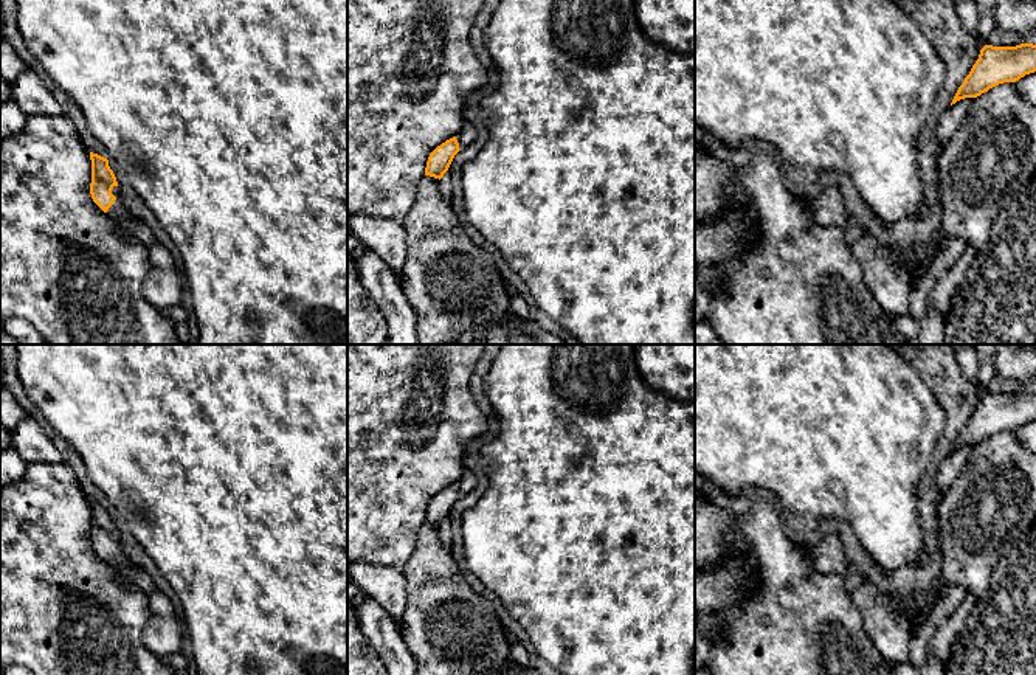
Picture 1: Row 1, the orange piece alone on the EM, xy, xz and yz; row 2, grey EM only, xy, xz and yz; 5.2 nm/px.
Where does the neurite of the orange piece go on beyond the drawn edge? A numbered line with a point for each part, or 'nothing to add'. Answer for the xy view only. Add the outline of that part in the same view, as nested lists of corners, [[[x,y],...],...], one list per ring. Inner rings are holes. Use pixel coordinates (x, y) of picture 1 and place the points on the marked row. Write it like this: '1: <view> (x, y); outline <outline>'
1: xy (118, 211); outline [[[113,186],[112,194],[116,197],[116,200],[109,208],[107,214],[126,228],[133,228],[140,225],[141,222],[124,206],[119,186]]]

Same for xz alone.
1: xz (467, 135); outline [[[468,116],[464,123],[462,130],[456,135],[456,140],[459,143],[459,149],[468,147],[476,140],[476,116]]]

